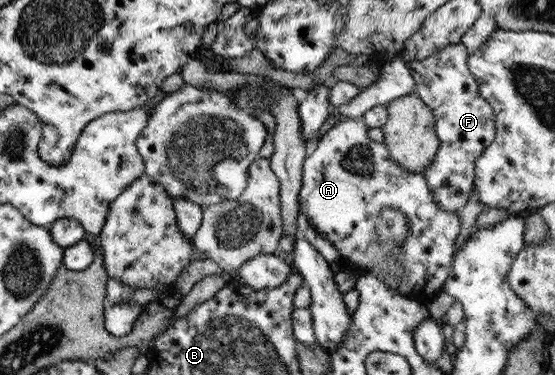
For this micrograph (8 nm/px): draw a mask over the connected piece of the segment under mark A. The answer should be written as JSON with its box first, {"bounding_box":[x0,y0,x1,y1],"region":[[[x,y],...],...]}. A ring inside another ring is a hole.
{"bounding_box":[298,116,462,308],"region":[[[361,116],[335,124],[319,138],[315,152],[307,156],[303,164],[302,188],[298,195],[300,212],[305,214],[306,220],[326,240],[337,247],[337,251],[343,257],[347,257],[348,262],[359,265],[365,273],[373,267],[389,263],[389,275],[399,277],[397,287],[402,288],[405,285],[406,289],[413,293],[409,299],[416,300],[421,308],[442,291],[445,281],[449,278],[456,250],[455,242],[462,232],[459,212],[447,212],[439,208],[429,191],[425,176],[407,171],[393,161],[383,143],[377,143],[369,138],[369,129]],[[387,207],[399,209],[410,221],[410,237],[401,246],[397,246],[397,251],[401,251],[401,260],[397,254],[393,254],[393,248],[381,248],[381,242],[376,240],[375,226],[381,211]]]}

